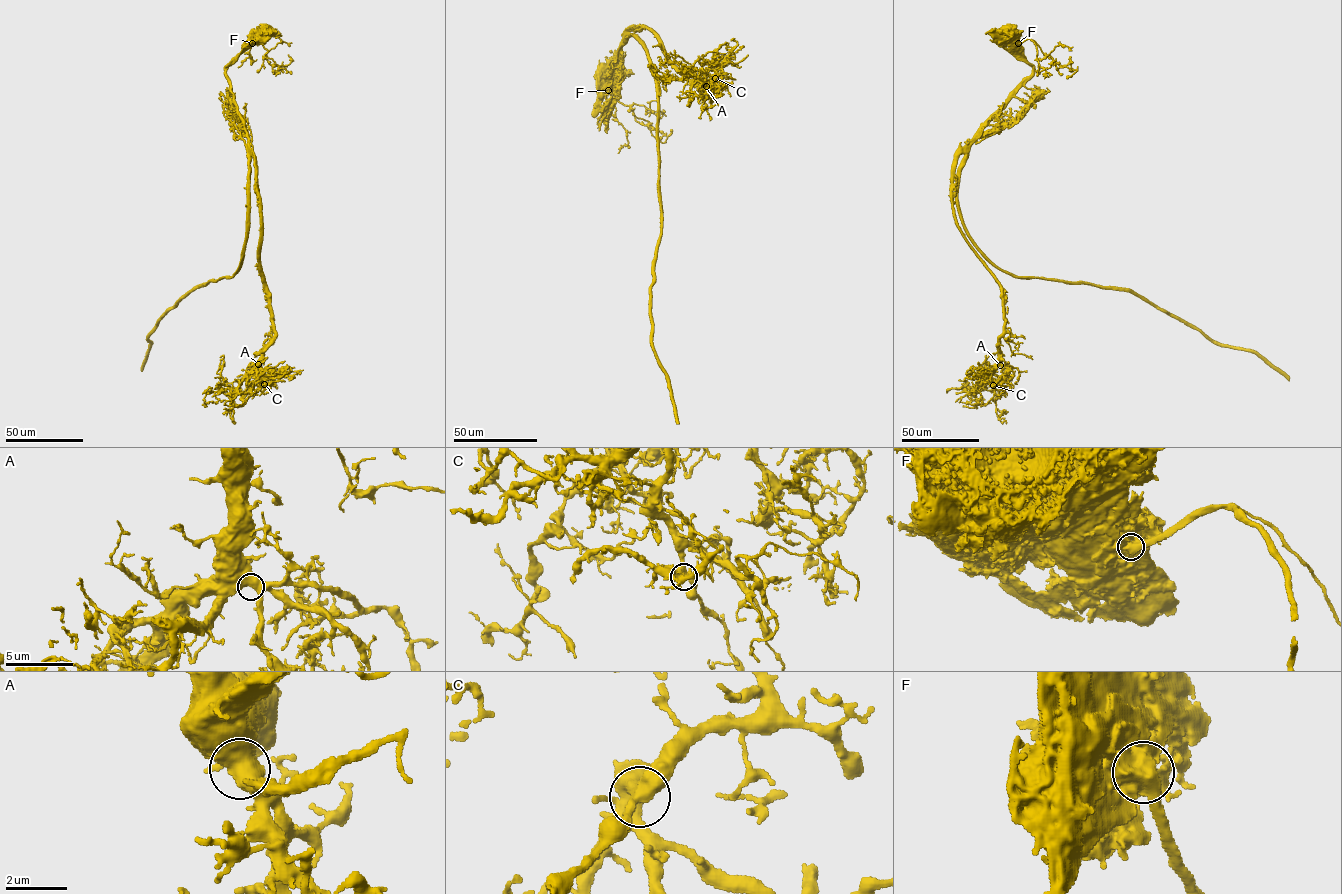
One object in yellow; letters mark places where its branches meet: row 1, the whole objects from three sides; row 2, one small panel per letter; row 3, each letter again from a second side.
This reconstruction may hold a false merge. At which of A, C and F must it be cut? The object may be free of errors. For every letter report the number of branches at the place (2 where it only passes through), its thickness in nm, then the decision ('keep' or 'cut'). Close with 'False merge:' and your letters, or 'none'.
A: 3 | 500 nm | keep
C: 3 | 440 nm | keep
F: 3 | 650 nm | cut
False merge: F

